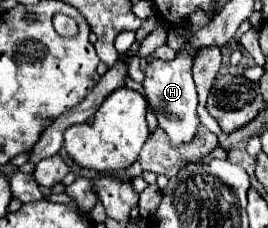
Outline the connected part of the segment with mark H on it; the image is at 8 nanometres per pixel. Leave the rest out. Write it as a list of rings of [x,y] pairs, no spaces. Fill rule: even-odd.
[[[177,52],[177,56],[169,62],[149,62],[147,66],[147,76],[145,76],[145,96],[149,104],[155,106],[157,110],[157,120],[161,128],[167,132],[173,144],[189,142],[195,136],[195,130],[199,126],[197,118],[197,90],[191,74],[195,54],[191,52]]]

